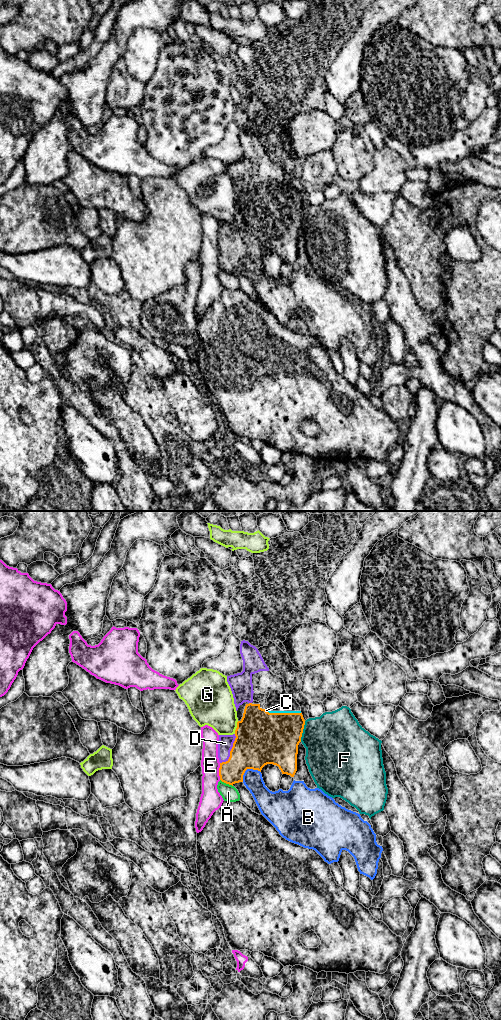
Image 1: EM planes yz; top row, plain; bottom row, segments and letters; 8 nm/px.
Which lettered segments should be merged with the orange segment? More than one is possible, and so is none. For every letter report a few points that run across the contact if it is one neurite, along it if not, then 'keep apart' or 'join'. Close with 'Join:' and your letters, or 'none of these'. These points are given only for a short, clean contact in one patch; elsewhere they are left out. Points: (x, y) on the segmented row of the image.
A: keep apart
B: keep apart
C: join
D: join
E: yz (220, 763), (219, 779) | keep apart
F: yz (305, 721), (300, 741) | keep apart
G: keep apart
Join: C, D

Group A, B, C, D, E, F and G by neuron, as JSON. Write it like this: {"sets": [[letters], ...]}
{"sets": [["A"], ["B"], ["C", "D"], ["E"], ["F"], ["G"]]}

